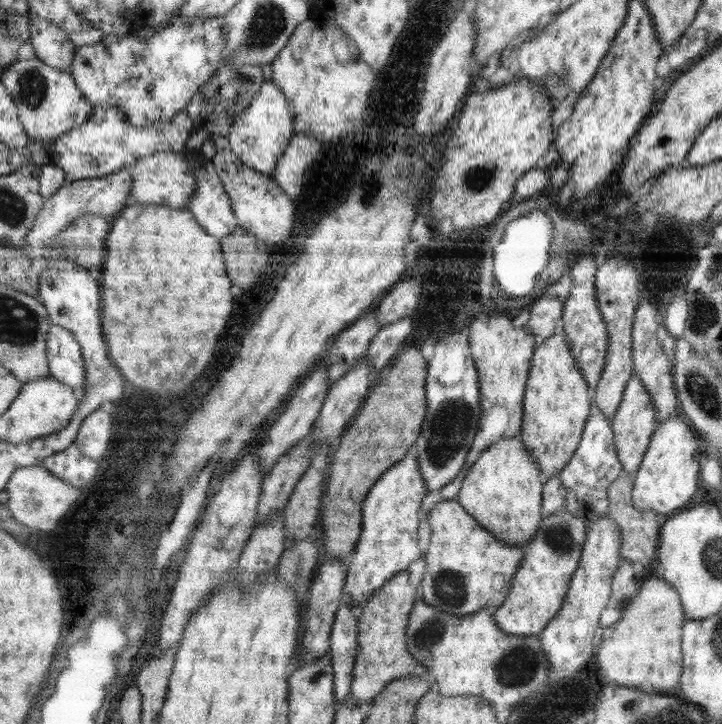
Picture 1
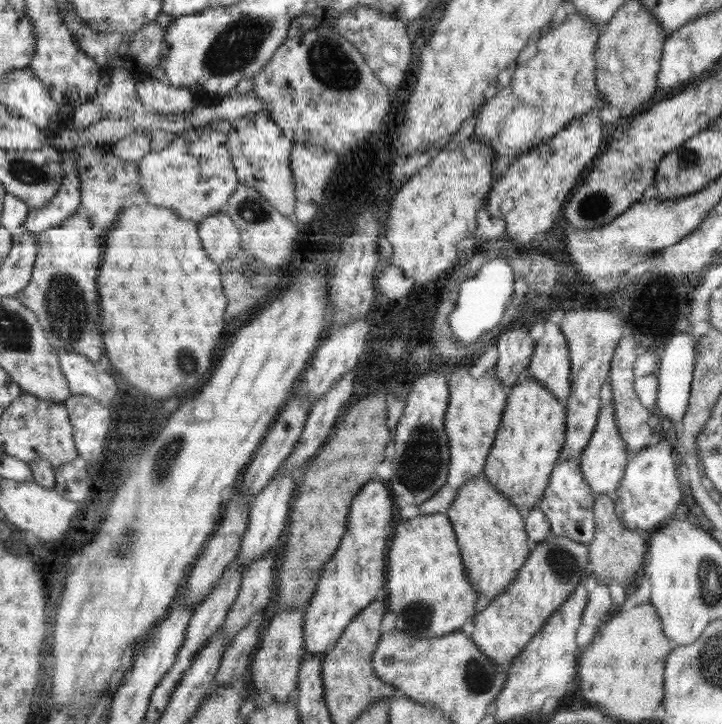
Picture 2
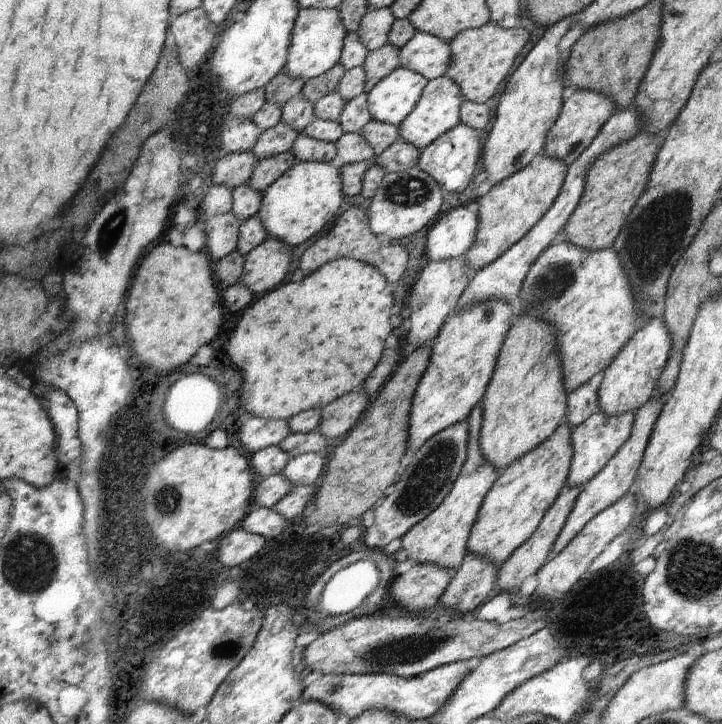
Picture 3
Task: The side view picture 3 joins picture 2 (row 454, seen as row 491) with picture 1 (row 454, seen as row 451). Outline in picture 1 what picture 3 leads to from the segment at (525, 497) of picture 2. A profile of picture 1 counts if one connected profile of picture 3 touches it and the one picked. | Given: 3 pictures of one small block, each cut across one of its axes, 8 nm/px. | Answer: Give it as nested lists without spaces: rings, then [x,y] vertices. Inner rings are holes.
[[[554,333],[535,347],[523,400],[524,414],[519,436],[528,453],[538,461],[540,474],[546,480],[559,474],[574,456],[593,401],[588,382],[580,373],[566,335]]]

